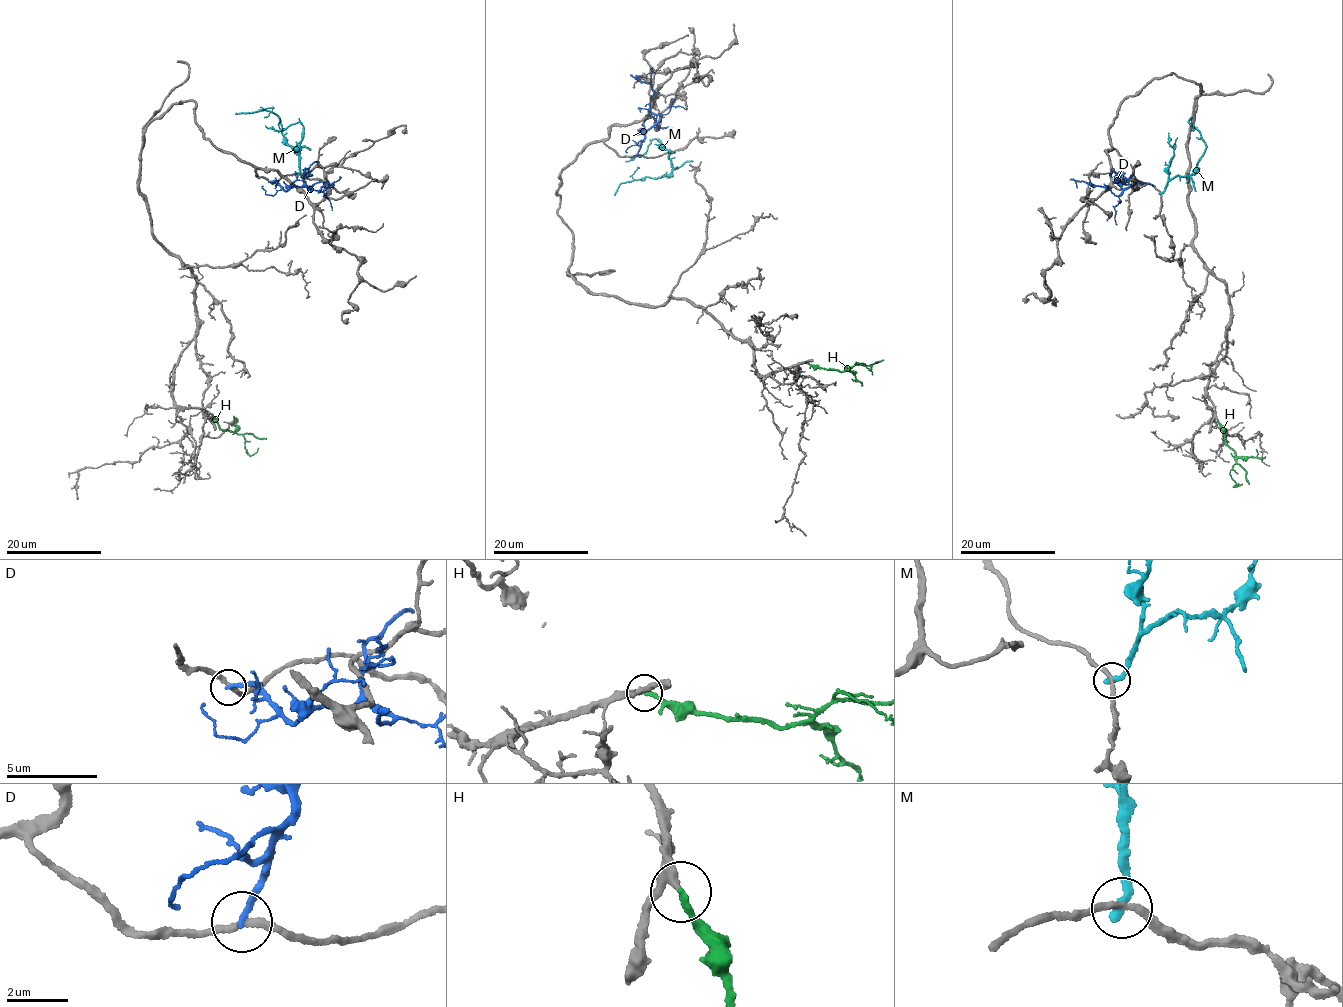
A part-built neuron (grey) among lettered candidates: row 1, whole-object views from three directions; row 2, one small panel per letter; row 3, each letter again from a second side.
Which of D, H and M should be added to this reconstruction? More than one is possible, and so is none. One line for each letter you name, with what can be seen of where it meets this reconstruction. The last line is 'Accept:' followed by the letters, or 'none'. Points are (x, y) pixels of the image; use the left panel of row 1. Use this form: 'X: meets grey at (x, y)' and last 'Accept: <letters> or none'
H: meets grey at (211, 414)
Accept: H

